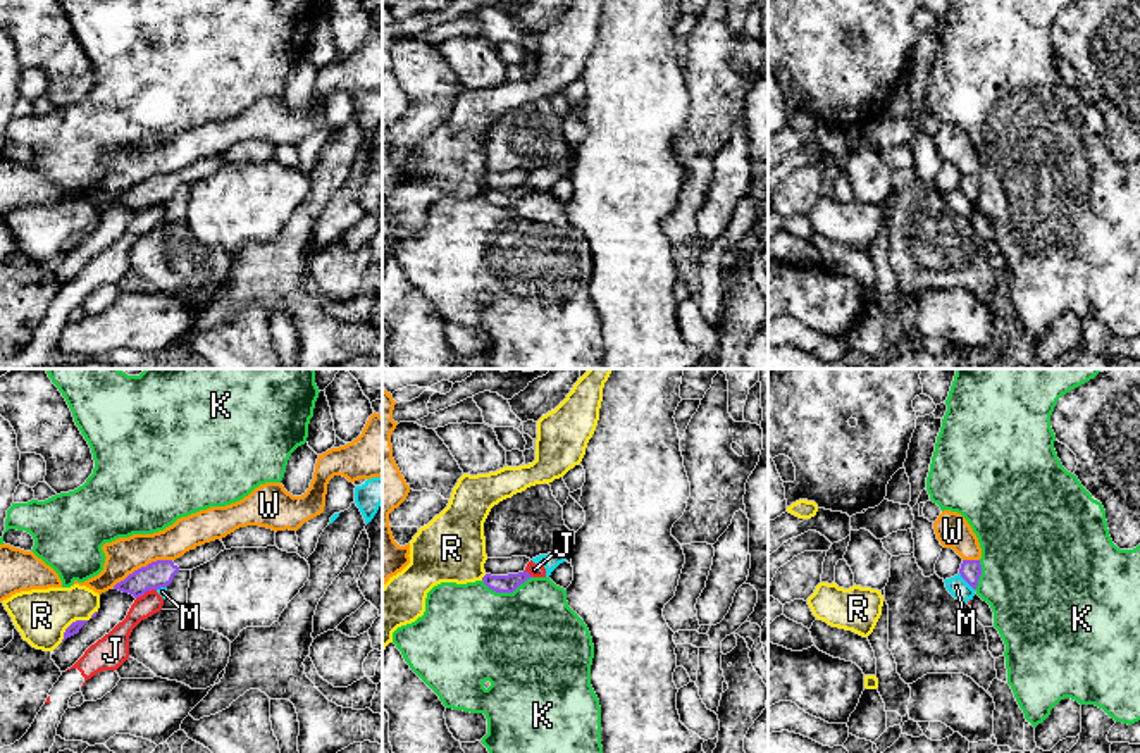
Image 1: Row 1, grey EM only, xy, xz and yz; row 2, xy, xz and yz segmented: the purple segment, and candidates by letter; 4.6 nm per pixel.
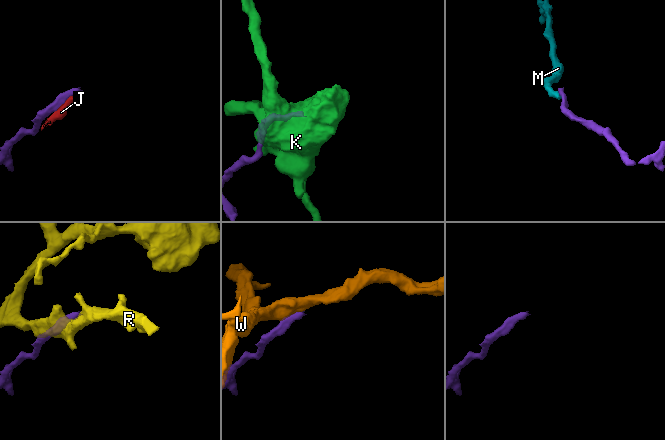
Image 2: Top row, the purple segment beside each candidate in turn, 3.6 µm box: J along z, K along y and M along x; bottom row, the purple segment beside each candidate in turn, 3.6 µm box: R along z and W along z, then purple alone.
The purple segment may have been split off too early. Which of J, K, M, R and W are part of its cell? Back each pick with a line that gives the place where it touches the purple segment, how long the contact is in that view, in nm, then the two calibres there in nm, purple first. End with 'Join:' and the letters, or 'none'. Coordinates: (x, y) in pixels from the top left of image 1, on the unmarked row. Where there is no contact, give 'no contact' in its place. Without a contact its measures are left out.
Join: none

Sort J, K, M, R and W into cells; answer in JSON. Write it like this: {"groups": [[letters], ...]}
{"groups": [["J", "M"], ["K"], ["R"], ["W"]]}

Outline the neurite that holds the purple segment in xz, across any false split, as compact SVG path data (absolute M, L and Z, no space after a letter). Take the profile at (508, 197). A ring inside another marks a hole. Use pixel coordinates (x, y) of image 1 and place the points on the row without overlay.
M529 186L508 188L508 190L491 190L482 191L484 198L496 207L513 207L520 198L524 198L532 190Z

